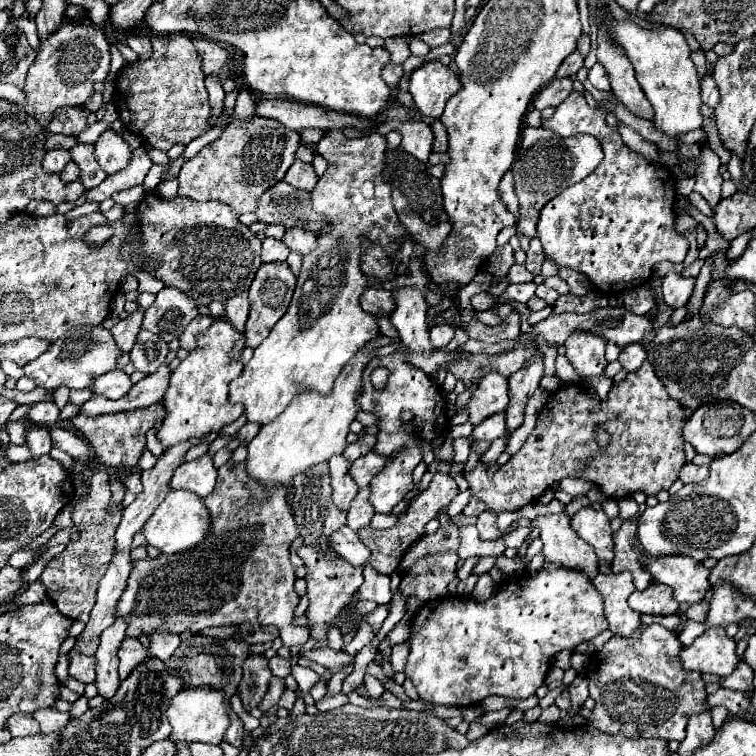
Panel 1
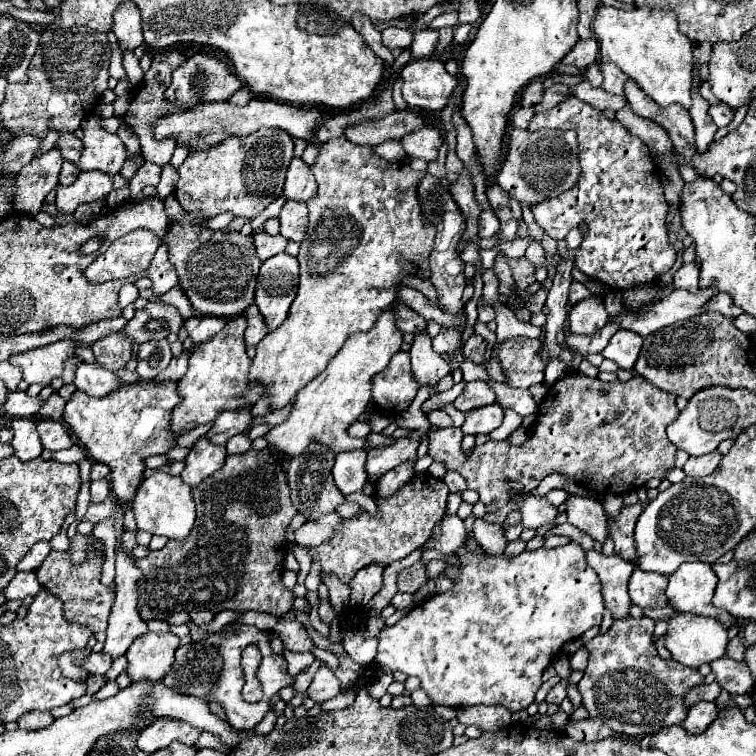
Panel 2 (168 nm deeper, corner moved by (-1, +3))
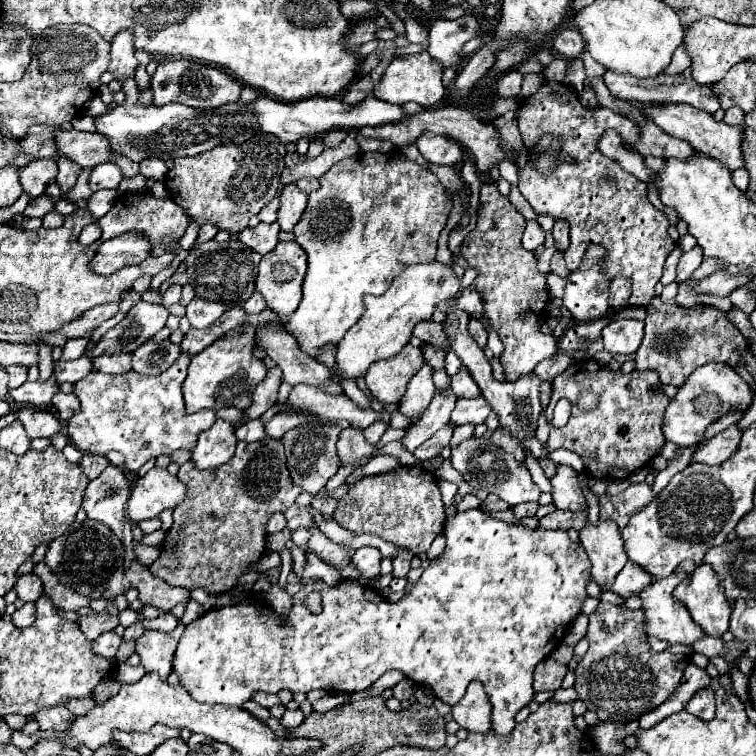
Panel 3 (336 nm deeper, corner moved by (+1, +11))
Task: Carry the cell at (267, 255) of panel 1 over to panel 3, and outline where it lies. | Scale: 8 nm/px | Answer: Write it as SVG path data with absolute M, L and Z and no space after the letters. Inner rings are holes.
M273 222L273 224L257 224L255 228L245 228L241 234L239 234L239 240L243 244L247 244L249 248L253 248L255 252L259 254L267 254L271 252L277 244L279 244L279 224Z

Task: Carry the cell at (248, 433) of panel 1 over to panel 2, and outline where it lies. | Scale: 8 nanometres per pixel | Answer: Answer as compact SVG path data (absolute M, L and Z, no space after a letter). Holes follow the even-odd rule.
M293 400L283 408L283 410L273 410L273 412L269 412L265 418L267 418L267 424L271 424L271 426L277 426L277 424L283 424L287 418L289 418L289 412L291 412L291 408L293 408Z

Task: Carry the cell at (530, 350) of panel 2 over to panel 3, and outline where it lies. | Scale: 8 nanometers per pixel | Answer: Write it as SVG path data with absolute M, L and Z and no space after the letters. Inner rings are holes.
M495 182L481 184L481 214L477 218L475 230L463 240L461 254L479 270L473 288L483 296L483 316L491 322L499 334L505 350L501 354L503 374L507 382L531 374L539 362L553 358L557 354L557 342L553 334L541 334L539 326L545 320L545 308L549 300L545 276L537 270L537 258L533 252L523 250L521 234L525 230L525 218L515 210L515 206L501 196Z

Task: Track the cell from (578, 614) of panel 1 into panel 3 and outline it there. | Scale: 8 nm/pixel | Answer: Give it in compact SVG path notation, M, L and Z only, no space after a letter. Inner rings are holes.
M467 510L467 512L457 512L453 518L449 518L445 522L445 538L447 538L447 548L445 552L435 558L431 562L429 568L425 568L425 572L421 574L421 578L415 582L413 592L409 596L403 596L399 602L387 602L383 600L377 592L359 586L357 582L351 580L343 580L337 586L327 586L323 582L319 584L307 584L299 594L293 596L293 608L289 614L289 620L283 622L275 612L271 612L265 604L253 604L253 602L241 602L241 604L233 604L233 606L223 606L223 608L215 608L209 610L207 614L203 614L201 618L193 620L191 624L187 624L177 652L175 652L175 660L173 660L173 670L177 670L181 684L191 692L191 696L195 696L195 700L199 702L207 702L207 704L223 704L223 706L237 706L243 708L245 702L251 700L251 694L257 690L263 692L279 692L283 688L291 690L291 692L309 692L313 688L323 688L323 690L337 690L337 692L363 692L367 690L375 680L379 680L383 676L383 672L387 670L401 670L407 674L407 678L411 678L417 684L425 684L433 690L433 694L447 702L447 704L457 704L459 698L463 698L467 686L471 680L479 680L485 688L485 694L489 696L489 702L493 706L493 728L497 734L507 734L511 732L511 728L515 726L515 714L527 706L533 700L533 670L535 666L545 660L561 642L563 642L563 634L567 630L567 626L571 624L571 620L575 620L581 614L583 602L589 598L587 596L587 582L591 578L591 562L587 558L587 554L583 552L583 546L577 542L571 542L565 530L531 530L531 528L523 528L519 524L505 524L501 520L489 518L487 514L483 514L481 510ZM311 592L319 592L321 600L323 600L323 610L319 614L309 612L309 608L305 608L303 600L311 594Z

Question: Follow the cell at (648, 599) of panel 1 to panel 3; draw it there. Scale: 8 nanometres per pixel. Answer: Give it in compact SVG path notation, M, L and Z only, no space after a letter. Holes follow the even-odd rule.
M629 562L617 576L615 584L611 584L609 590L613 590L615 594L629 598L639 594L641 590L645 590L647 586L653 584L653 576L649 572L643 572L643 568L639 568L635 562Z

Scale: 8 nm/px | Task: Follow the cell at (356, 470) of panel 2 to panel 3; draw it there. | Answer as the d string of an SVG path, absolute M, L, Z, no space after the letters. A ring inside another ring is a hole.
M347 428L337 440L337 454L341 466L353 466L367 456L375 456L377 448L373 444L367 444L359 428Z

